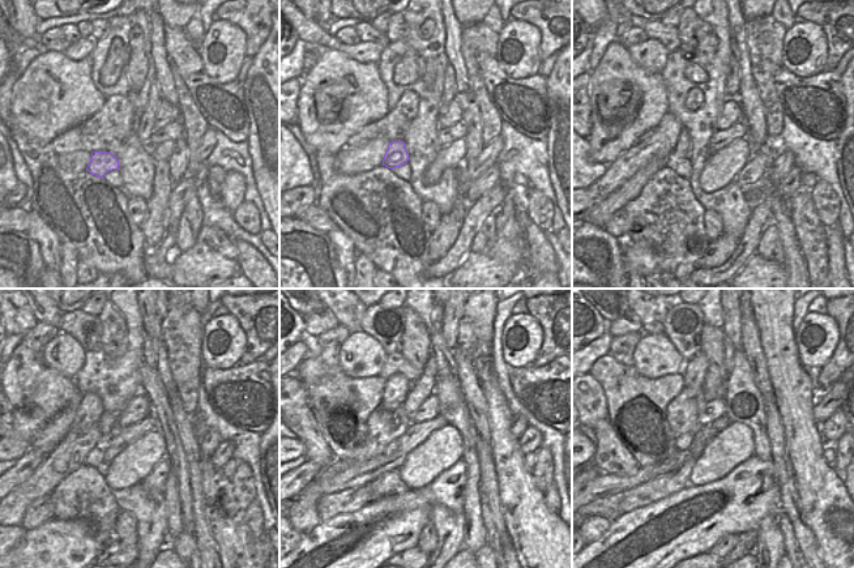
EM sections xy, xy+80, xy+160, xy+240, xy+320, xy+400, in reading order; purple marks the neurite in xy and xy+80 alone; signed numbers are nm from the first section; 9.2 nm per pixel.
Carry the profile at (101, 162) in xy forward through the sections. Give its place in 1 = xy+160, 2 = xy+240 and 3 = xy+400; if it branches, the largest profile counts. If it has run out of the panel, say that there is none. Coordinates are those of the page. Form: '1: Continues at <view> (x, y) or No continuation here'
1: Continues at xy+160 (683, 148)
2: Continues at xy+240 (107, 422)
3: Continues at xy+400 (729, 350)

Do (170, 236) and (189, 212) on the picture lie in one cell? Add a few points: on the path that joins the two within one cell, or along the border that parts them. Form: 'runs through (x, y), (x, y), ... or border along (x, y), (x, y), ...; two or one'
border along (175, 233), (176, 244); two

